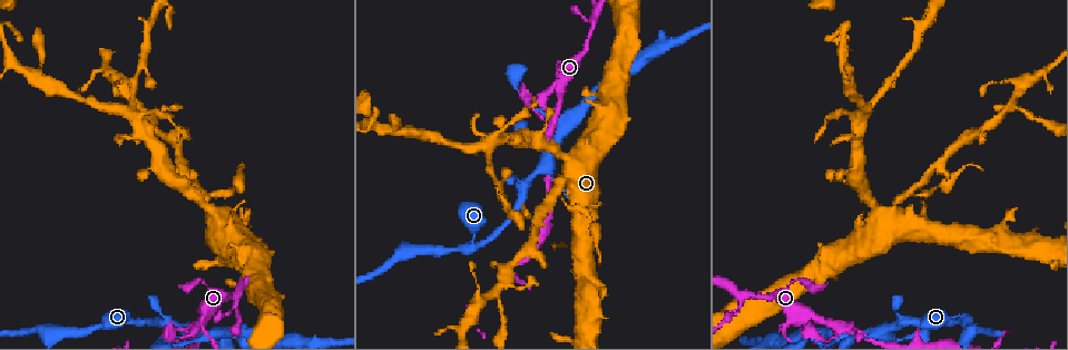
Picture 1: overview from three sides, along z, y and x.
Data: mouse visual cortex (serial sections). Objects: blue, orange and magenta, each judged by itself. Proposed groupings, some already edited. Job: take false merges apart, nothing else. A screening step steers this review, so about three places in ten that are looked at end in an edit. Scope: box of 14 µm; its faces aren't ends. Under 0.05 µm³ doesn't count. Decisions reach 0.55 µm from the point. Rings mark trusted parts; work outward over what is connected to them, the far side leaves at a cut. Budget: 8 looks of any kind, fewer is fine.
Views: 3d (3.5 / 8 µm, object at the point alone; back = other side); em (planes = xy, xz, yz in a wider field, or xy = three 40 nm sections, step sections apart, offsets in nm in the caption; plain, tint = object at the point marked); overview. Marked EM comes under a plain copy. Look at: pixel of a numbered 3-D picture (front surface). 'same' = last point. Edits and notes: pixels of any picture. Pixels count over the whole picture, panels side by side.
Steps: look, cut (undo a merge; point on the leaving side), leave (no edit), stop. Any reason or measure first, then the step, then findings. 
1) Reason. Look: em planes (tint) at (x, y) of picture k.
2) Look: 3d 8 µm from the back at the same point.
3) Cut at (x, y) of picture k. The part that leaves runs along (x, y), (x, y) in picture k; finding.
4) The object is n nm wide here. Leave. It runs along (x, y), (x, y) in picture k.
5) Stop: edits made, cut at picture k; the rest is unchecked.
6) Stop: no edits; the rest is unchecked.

Calibre changes. Look: 3d 3.5 µm at (201, 321) of picture 1.

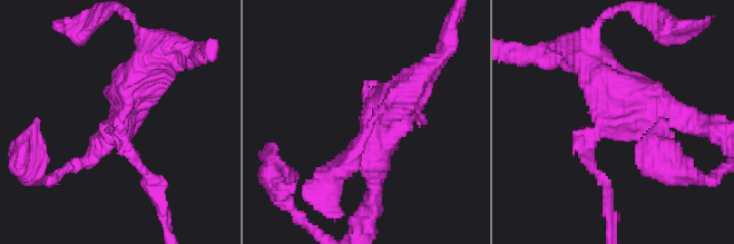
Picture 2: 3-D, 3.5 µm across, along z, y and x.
Look: em xy step 3 (tint) at (609, 126) of picture 2.

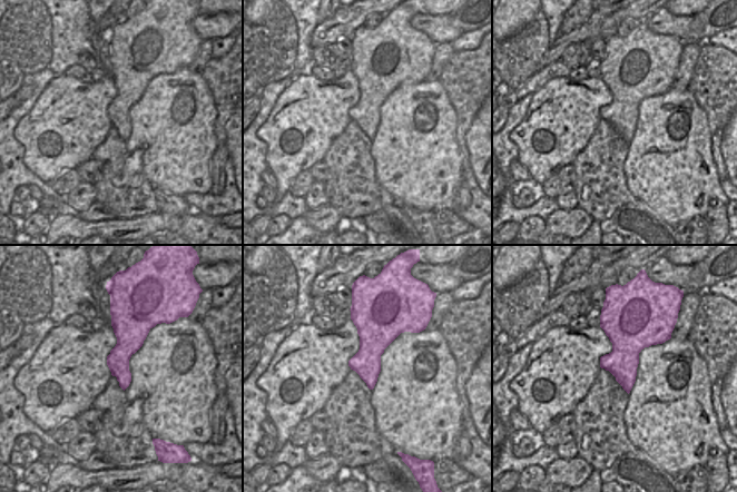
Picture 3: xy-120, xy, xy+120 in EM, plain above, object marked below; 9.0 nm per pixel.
The arms are 200, 500, 500 nm wide. Cut at (144, 172) of picture 2. The part that leaves runs along (120, 134), (120, 144), (165, 198) in picture 2; two cells meet here.

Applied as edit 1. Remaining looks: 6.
See it whole again. Look: overview.

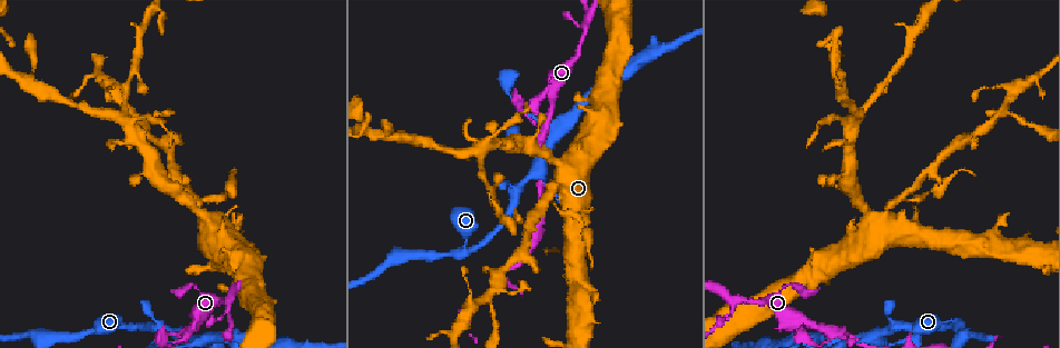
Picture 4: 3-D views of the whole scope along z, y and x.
Branch point. Look: 3d 3.5 µm at (850, 135) of picture 4.

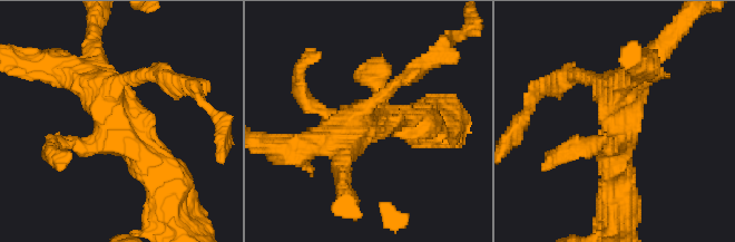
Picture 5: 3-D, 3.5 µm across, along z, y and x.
Look: em xy step 1 (tint) at (116, 130) of picture 5.

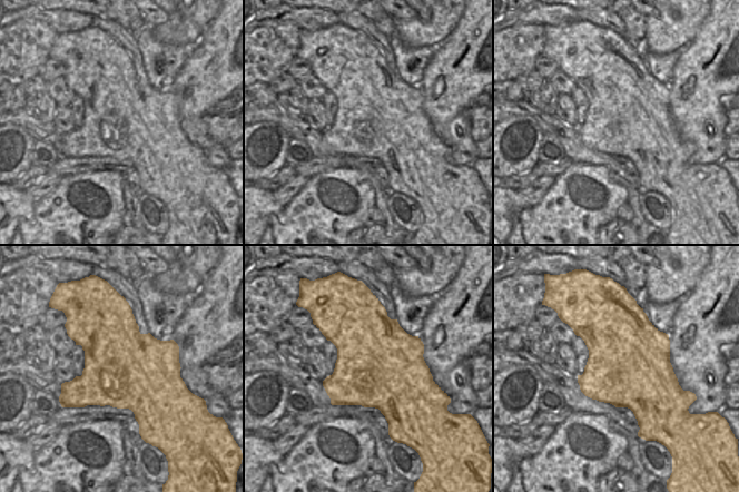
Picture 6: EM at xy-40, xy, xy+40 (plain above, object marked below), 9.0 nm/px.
The object is 750 nm wide here. Leave. It runs along (169, 185), (77, 73) in picture 5; one cell here.

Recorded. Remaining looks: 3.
Branch point. Look: 3d 3.5 µm at (195, 198) of picture 4.

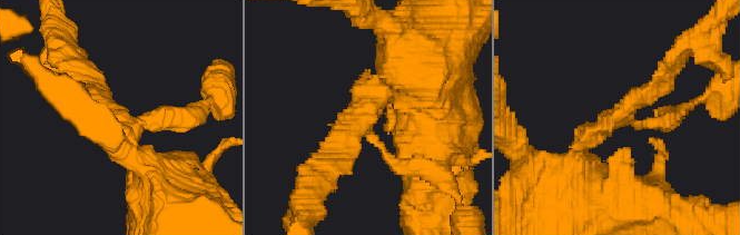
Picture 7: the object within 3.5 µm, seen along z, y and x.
3 arms meet here. Cut at (167, 114) of picture 7. The part that leaves runs along (140, 124), (191, 117), (211, 100) in picture 7; two cells meet here.

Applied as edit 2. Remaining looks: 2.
Stop: edits made, cut at picture 2, cut at picture 7; the rest is unchecked.

